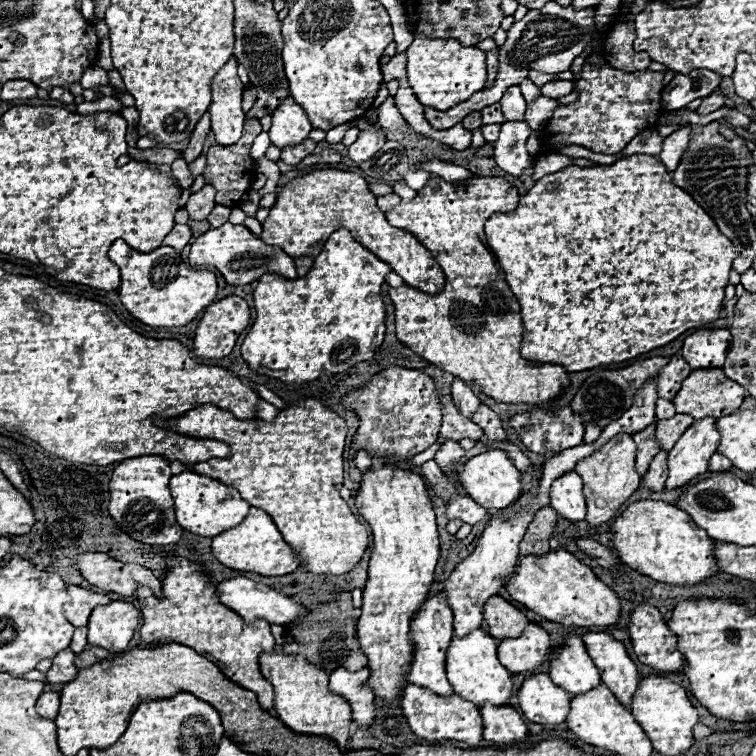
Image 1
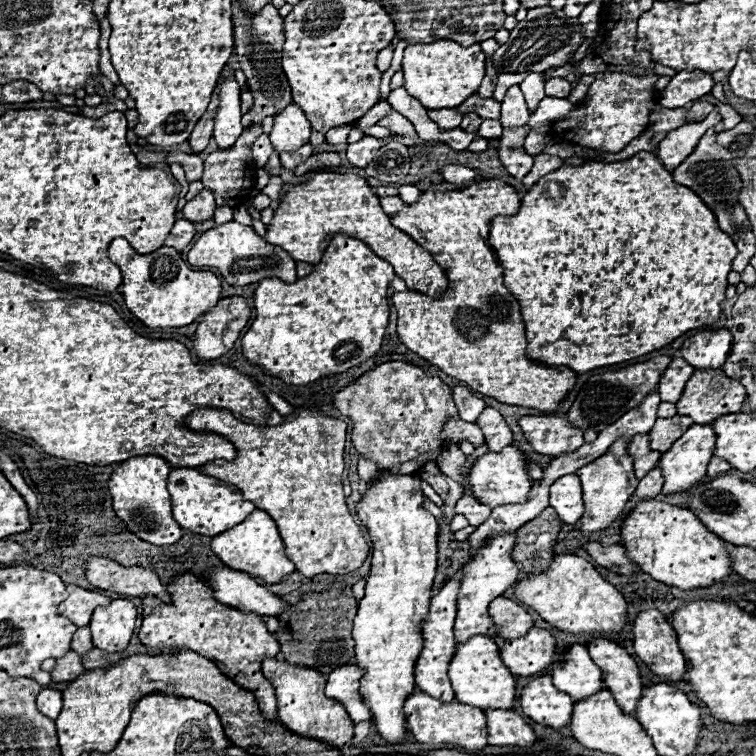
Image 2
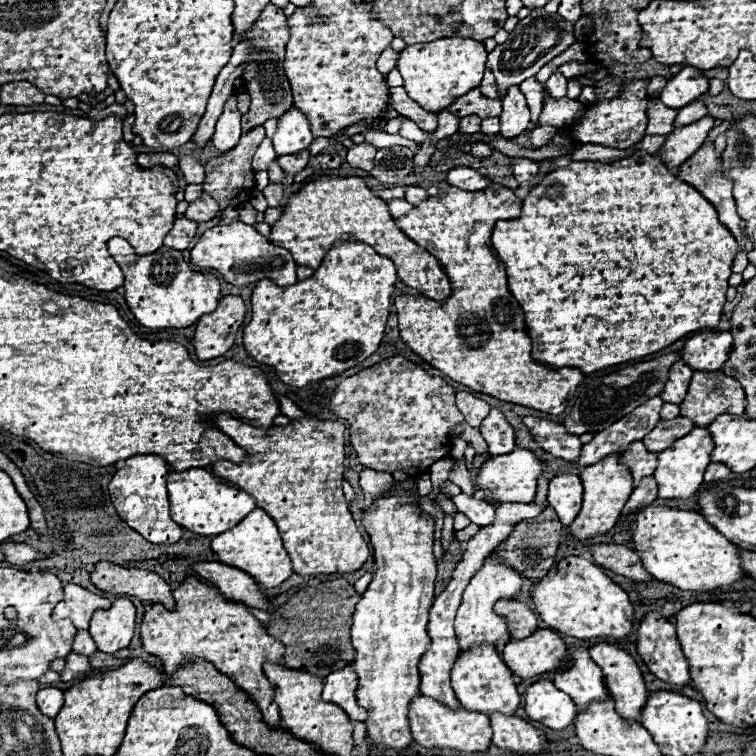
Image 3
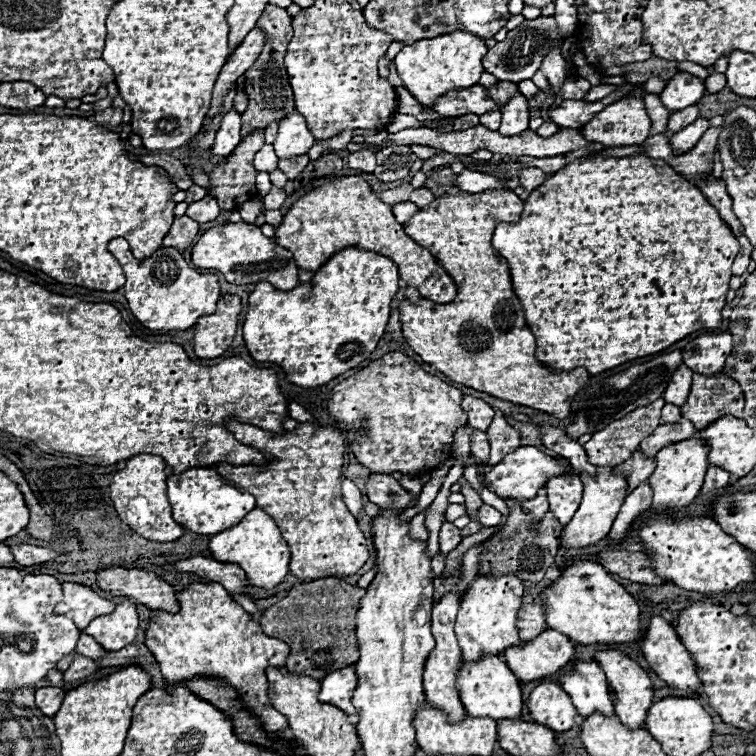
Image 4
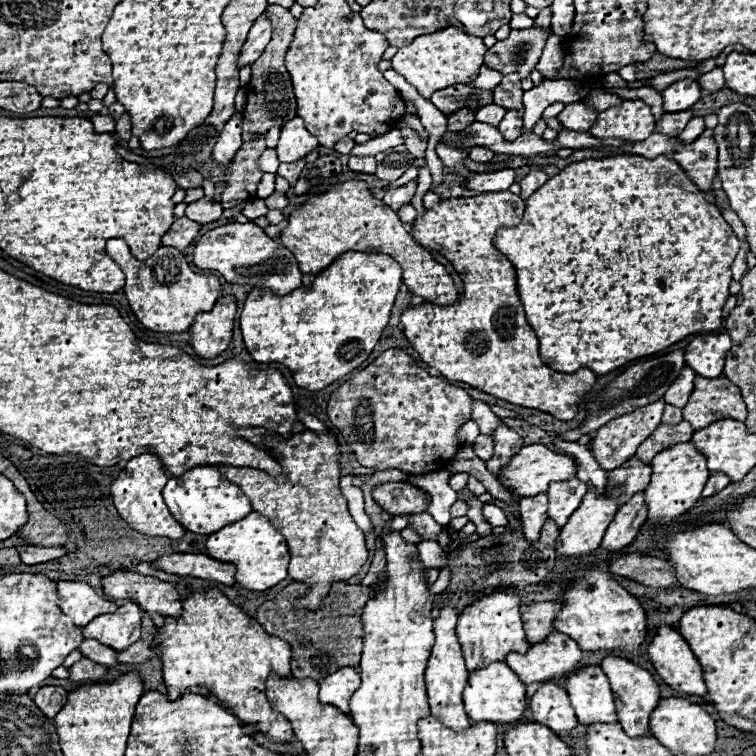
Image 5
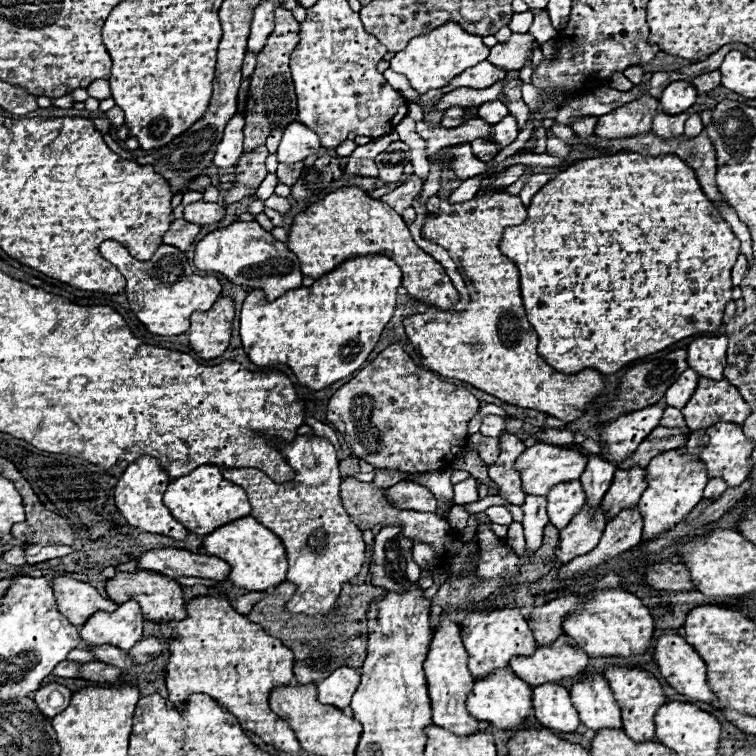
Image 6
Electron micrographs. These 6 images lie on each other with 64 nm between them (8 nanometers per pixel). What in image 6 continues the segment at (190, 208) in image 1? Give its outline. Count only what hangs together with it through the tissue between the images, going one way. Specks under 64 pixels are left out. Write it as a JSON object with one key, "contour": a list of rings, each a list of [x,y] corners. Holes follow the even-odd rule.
{"contour":[[[194,202],[194,204],[188,204],[186,210],[184,210],[184,218],[192,224],[212,224],[212,222],[220,222],[224,218],[224,212],[226,208],[218,202]]]}

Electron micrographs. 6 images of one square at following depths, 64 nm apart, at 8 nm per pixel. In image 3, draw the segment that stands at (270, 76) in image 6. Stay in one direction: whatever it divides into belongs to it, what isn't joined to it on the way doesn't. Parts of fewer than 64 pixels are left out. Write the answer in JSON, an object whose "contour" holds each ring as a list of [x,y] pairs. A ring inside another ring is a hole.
{"contour":[[[266,6],[262,10],[262,14],[258,16],[258,20],[248,28],[248,32],[242,34],[242,38],[254,40],[254,48],[258,48],[258,50],[250,52],[250,60],[246,62],[246,68],[242,72],[246,92],[252,96],[250,110],[246,114],[242,114],[242,132],[248,132],[256,126],[262,126],[268,118],[282,116],[286,110],[290,110],[294,106],[290,84],[288,84],[288,78],[282,68],[284,48],[286,48],[286,42],[290,40],[290,32],[288,32],[286,16],[284,16],[282,8]]]}

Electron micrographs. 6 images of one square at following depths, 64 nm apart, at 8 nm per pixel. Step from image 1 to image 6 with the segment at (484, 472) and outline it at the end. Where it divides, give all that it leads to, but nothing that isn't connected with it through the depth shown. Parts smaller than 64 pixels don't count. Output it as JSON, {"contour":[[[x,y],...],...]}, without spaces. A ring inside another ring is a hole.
{"contour":[[[544,442],[528,446],[514,464],[514,468],[518,468],[518,474],[522,480],[522,490],[526,490],[532,496],[546,496],[554,484],[578,480],[584,466],[586,466],[586,458],[578,450],[568,450],[568,448],[552,446],[552,444],[544,444]]]}

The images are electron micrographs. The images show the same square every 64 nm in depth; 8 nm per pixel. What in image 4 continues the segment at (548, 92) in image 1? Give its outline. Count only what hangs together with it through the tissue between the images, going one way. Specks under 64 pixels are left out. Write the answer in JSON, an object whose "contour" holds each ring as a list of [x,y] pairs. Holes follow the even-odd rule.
{"contour":[[[556,48],[554,52],[550,52],[550,54],[544,58],[544,64],[540,66],[540,70],[546,74],[550,86],[560,88],[560,86],[564,84],[564,80],[566,80],[564,66],[566,66],[566,60],[560,56],[560,48]]]}

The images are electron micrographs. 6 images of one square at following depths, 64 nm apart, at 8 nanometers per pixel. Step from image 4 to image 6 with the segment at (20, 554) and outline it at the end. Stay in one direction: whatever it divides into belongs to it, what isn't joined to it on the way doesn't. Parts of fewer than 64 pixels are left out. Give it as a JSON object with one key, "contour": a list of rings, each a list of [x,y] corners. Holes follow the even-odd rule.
{"contour":[[[26,544],[22,548],[24,548],[24,554],[26,554],[26,564],[40,564],[40,562],[62,558],[62,556],[74,552],[70,546],[62,546],[62,544],[54,544],[54,546]]]}

